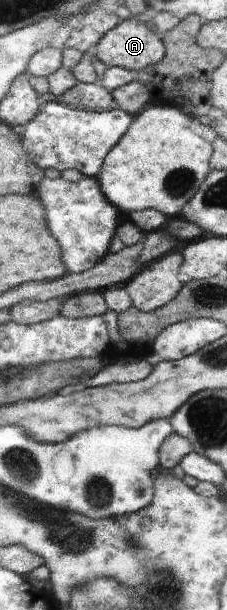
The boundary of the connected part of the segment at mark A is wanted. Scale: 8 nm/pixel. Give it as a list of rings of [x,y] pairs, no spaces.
[[[133,16],[124,19],[108,32],[93,49],[94,58],[103,68],[122,67],[134,72],[142,72],[150,65],[160,62],[165,58],[166,48],[163,40],[160,40],[145,24],[145,17],[136,20]]]

